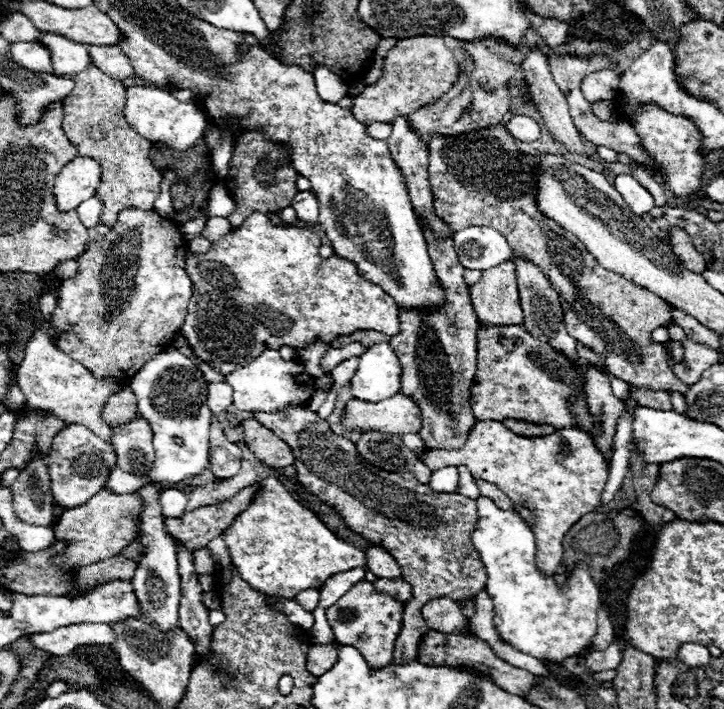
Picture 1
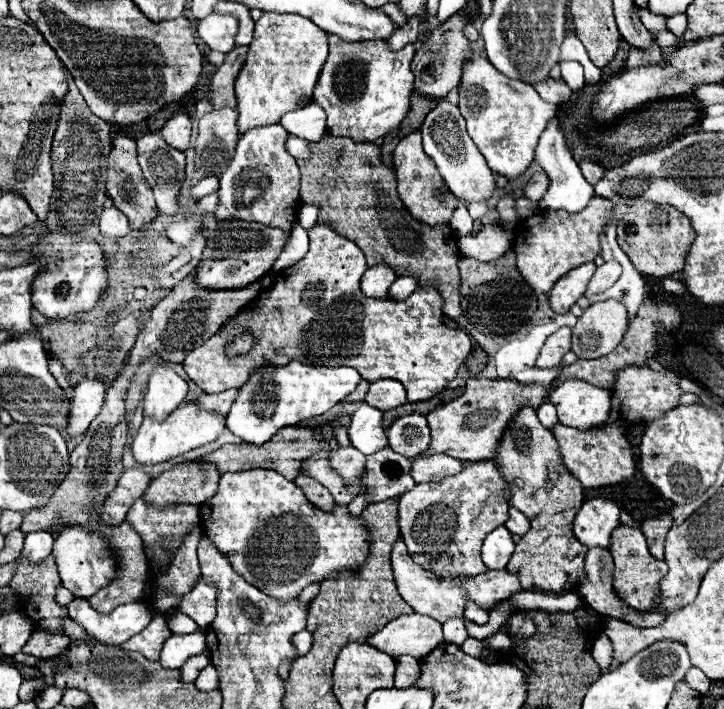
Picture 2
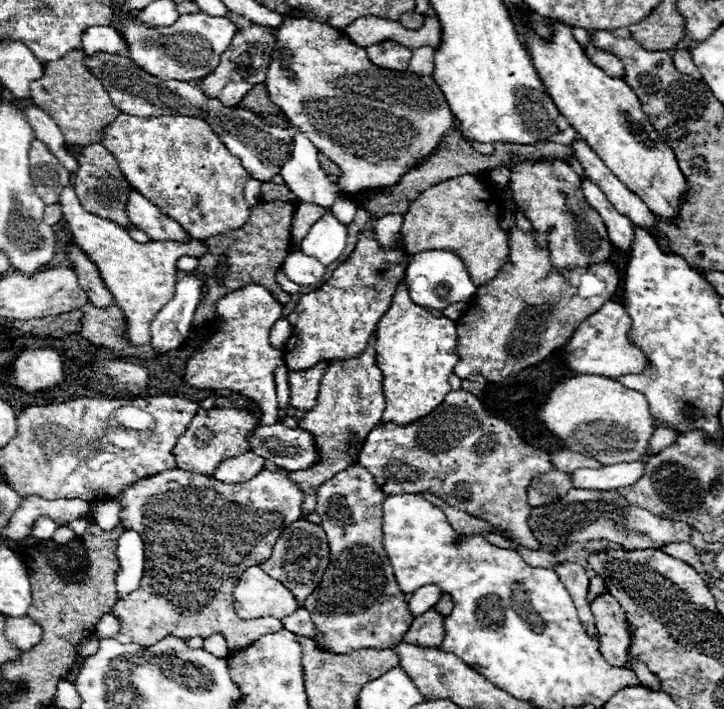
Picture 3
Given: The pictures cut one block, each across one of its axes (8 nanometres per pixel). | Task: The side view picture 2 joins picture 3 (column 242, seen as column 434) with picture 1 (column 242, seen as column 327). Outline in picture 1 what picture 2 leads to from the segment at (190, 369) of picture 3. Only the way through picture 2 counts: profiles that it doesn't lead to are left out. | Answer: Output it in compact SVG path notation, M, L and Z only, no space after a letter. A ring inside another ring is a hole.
M262 212L248 216L242 226L220 240L212 242L206 254L186 252L184 268L192 280L192 298L188 302L188 314L180 328L194 354L214 368L218 374L230 374L242 364L250 364L262 352L280 346L308 346L314 340L332 342L338 334L352 334L356 330L378 330L394 336L400 330L398 306L380 286L364 280L354 262L340 258L338 254L322 258L318 254L320 238L314 232L302 232L296 228L278 228L268 222Z

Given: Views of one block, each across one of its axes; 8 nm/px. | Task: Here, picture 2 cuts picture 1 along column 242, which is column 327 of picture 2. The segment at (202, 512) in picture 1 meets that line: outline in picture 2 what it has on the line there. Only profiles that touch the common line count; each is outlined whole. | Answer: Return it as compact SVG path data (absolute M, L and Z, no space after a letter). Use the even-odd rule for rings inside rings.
M298 474L298 478L296 478L294 482L296 482L296 486L300 486L300 488L304 490L306 498L308 498L314 506L318 506L320 510L326 510L326 512L332 510L334 498L332 498L332 494L330 494L320 482L316 482L316 480L312 480L312 478L304 476L304 474Z

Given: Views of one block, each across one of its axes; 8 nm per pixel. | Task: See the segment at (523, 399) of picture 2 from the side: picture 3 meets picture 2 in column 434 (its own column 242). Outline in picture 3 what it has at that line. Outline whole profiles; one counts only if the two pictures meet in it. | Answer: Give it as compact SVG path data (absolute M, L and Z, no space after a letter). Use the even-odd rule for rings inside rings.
M212 408L212 410L198 410L182 438L176 442L174 456L176 464L182 470L198 472L198 474L212 474L218 464L230 456L238 456L242 452L248 452L248 438L252 436L254 428L258 426L258 420L248 414L246 410L236 408Z

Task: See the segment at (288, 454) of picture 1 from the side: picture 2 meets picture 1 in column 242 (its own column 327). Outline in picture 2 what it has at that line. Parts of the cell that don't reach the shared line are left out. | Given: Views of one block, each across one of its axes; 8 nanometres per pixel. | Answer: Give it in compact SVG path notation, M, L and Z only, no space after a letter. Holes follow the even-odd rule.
M340 416L336 420L328 420L328 422L322 422L322 424L316 424L316 426L288 426L288 428L282 428L272 440L268 440L262 446L256 446L256 444L226 444L216 452L206 454L202 460L216 464L218 472L222 472L222 474L224 472L242 472L242 470L264 468L264 470L276 470L284 478L294 480L302 470L302 462L308 460L312 454L316 454L322 448L322 444L326 442L326 432L330 430L330 434L336 436L334 428L342 426L342 428L348 430L350 420L352 420L352 416ZM318 426L322 428L320 432L316 432Z

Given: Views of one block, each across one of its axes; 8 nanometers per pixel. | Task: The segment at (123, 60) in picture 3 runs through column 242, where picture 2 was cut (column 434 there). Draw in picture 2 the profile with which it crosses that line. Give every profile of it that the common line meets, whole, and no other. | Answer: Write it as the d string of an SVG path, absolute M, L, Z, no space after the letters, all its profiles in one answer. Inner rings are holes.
M442 100L424 120L422 128L422 144L424 152L432 158L434 166L438 168L442 180L446 182L448 190L462 202L472 204L472 202L486 202L490 200L494 188L496 188L496 178L494 172L486 166L484 156L478 152L476 144L470 140L466 132L466 122L462 114L458 112L456 106L452 106L448 100Z

